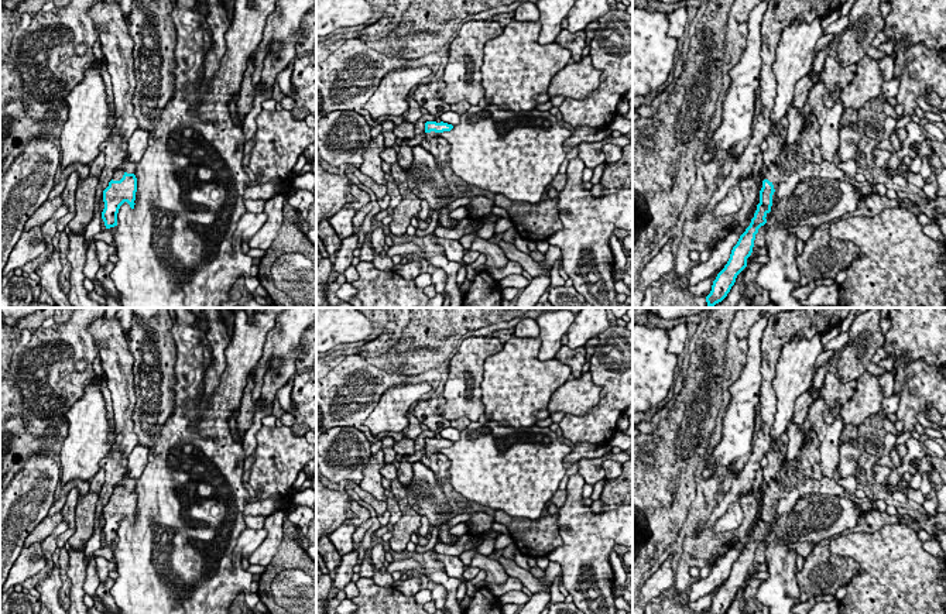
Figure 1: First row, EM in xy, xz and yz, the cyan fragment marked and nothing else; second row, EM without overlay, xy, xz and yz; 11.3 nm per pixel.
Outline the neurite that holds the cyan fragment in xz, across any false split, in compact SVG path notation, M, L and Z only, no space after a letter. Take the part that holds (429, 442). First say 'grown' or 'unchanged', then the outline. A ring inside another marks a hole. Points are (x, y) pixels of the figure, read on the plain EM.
grown; M443 438L425 439L425 455L422 456L421 463L436 474L439 484L445 480L449 481L449 459L446 459L439 450L443 447L450 447L452 445L452 440Z

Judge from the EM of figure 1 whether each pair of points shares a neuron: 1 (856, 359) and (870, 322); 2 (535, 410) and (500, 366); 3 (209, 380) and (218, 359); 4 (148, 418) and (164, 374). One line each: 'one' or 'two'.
1: one
2: one
3: one
4: one

